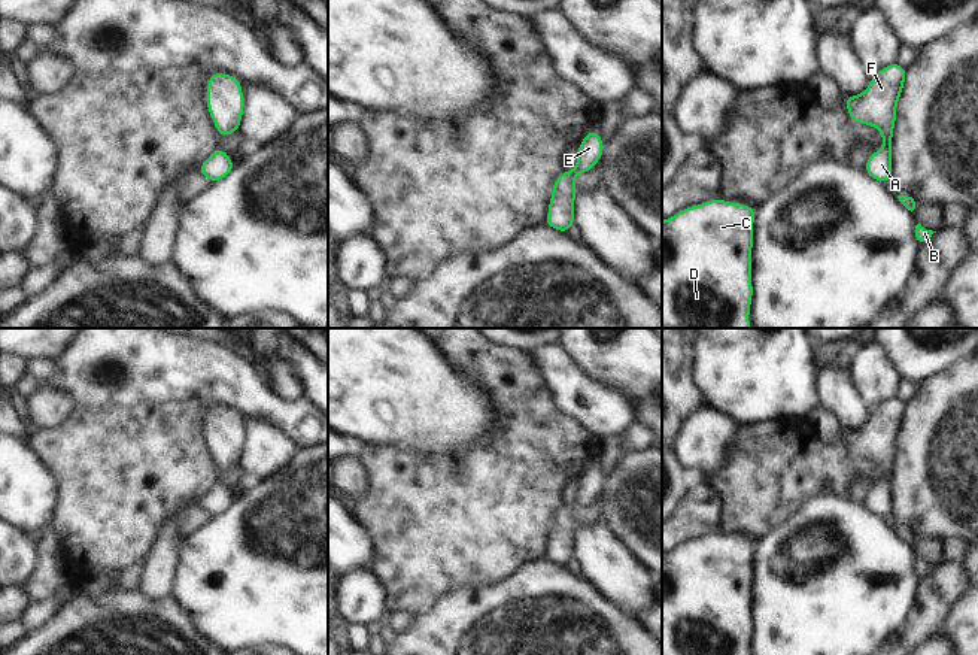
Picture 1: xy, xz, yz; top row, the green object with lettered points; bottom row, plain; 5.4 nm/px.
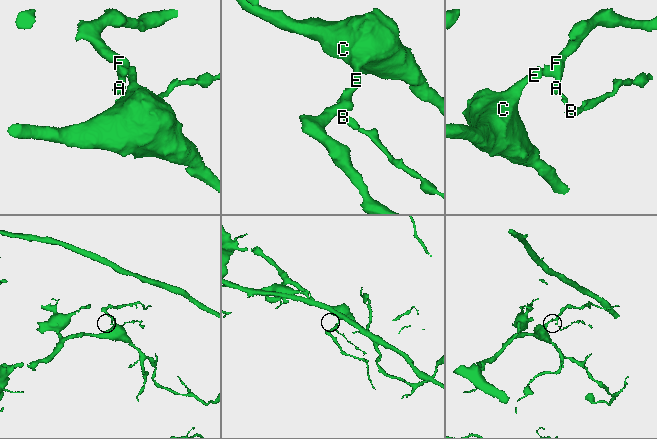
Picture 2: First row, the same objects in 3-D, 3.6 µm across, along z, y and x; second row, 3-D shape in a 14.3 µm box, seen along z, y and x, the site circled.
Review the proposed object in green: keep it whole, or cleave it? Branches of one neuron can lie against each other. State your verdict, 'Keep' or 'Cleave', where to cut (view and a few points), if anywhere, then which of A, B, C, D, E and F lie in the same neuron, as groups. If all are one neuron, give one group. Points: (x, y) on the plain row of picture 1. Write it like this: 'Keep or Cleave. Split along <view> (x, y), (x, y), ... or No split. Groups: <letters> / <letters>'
Keep. No split. Groups: A B C D E F.

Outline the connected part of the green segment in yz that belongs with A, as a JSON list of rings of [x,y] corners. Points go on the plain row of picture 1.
[[[897,397],[886,400],[871,412],[869,421],[860,430],[845,430],[848,452],[881,466],[883,480],[868,489],[865,504],[878,516],[892,515],[892,476],[896,457],[896,440],[903,424],[906,404]]]

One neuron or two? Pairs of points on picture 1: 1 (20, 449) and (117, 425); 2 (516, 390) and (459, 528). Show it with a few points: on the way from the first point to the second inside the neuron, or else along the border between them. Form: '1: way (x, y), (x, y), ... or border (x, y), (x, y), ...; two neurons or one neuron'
1: border (27, 439), (51, 475); two neurons
2: way (516, 424), (516, 472), (494, 494); one neuron

